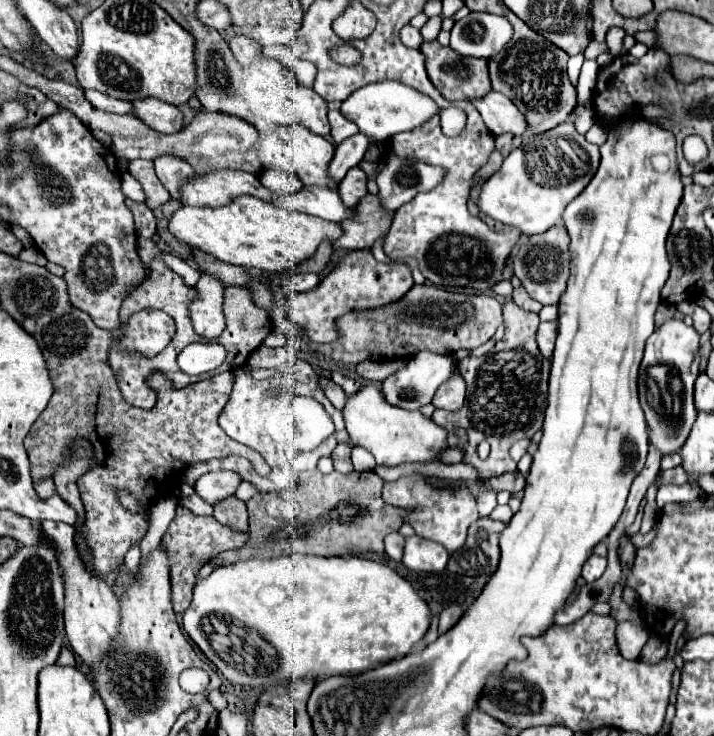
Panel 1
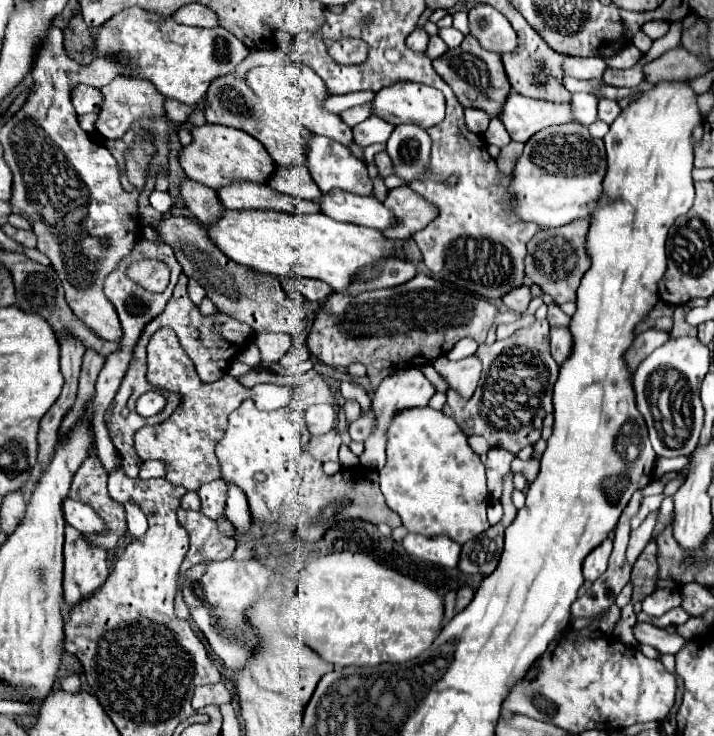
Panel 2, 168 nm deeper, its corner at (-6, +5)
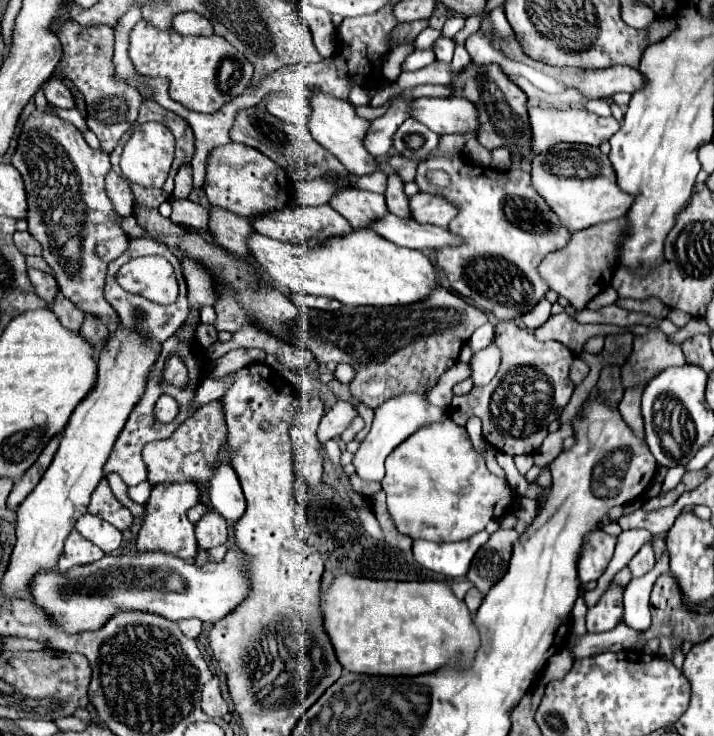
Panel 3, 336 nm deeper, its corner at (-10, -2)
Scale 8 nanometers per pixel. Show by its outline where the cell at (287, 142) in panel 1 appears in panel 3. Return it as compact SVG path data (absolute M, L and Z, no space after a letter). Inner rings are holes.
M327 172L325 180L337 184L337 190L329 200L329 206L335 208L341 216L345 216L353 224L353 228L365 228L371 220L387 214L387 204L383 194L375 194L345 184L337 172Z

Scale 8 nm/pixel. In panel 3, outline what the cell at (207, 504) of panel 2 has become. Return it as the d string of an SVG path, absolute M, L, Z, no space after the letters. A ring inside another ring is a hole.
M209 506L207 512L203 514L203 518L195 524L195 536L197 536L197 544L203 550L215 548L223 542L227 542L227 522L223 520L223 516Z

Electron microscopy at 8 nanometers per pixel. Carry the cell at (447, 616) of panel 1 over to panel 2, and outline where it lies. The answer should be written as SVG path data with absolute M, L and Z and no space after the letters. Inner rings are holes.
M461 587L459 591L457 591L457 611L463 611L469 603L471 603L471 599L473 599L473 589L471 587Z

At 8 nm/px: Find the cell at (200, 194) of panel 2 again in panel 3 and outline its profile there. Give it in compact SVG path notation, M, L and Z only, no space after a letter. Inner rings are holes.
M209 206L209 232L215 244L219 244L221 248L239 256L247 256L245 236L253 232L249 220L233 216L219 206Z

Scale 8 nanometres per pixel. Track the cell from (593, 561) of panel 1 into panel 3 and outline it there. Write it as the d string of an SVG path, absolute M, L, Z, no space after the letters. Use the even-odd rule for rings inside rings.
M595 530L591 536L587 536L583 556L579 558L579 580L581 582L597 580L605 572L609 560L613 558L615 540L617 538L605 534L603 530Z

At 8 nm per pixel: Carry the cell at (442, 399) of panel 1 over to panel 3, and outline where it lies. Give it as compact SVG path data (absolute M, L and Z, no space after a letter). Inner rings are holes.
M487 346L473 354L471 362L471 380L473 386L485 386L491 382L495 372L499 370L499 350L495 346Z

